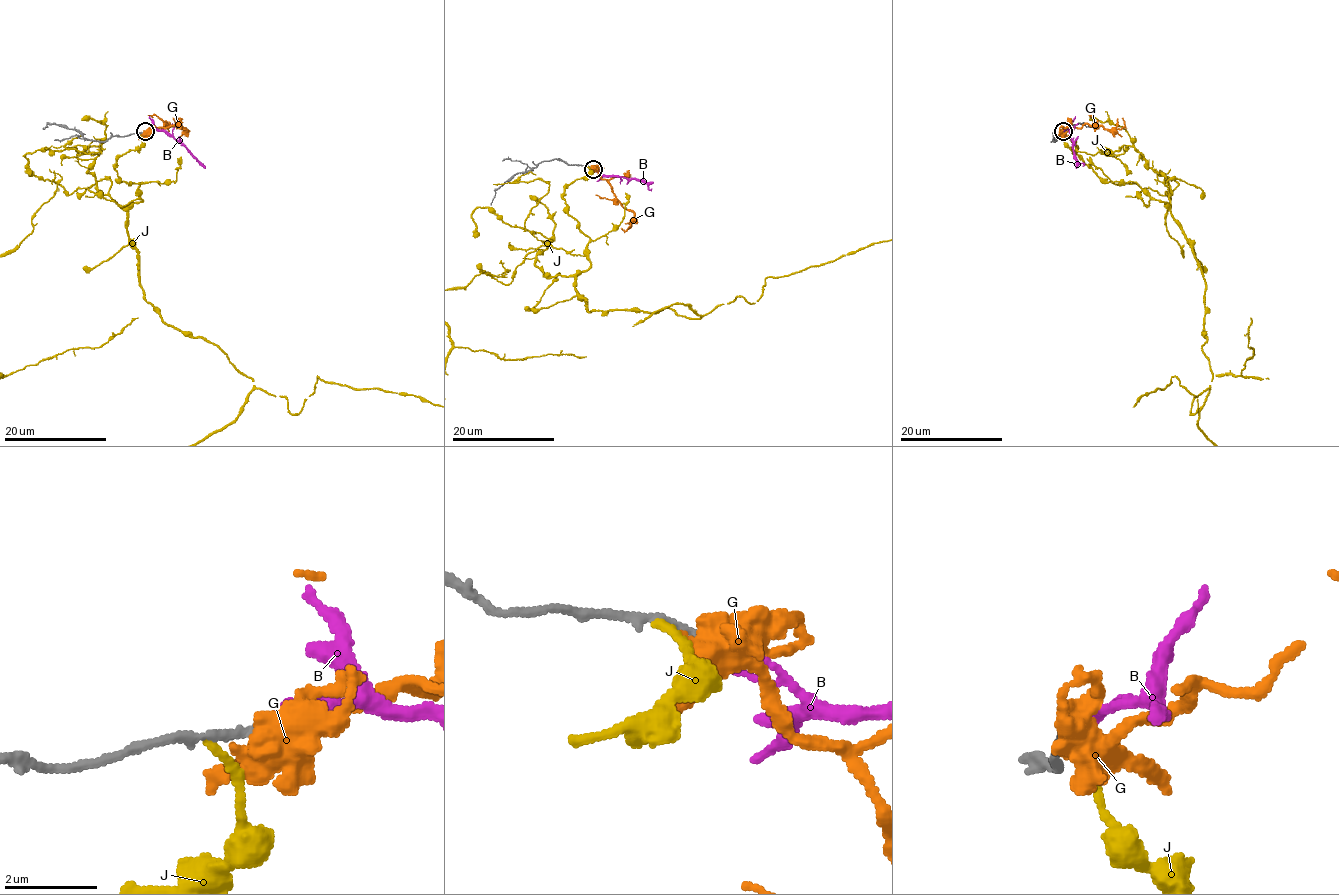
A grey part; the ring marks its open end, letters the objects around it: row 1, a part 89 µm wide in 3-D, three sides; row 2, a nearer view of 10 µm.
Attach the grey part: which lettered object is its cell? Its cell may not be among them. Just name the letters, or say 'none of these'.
B

